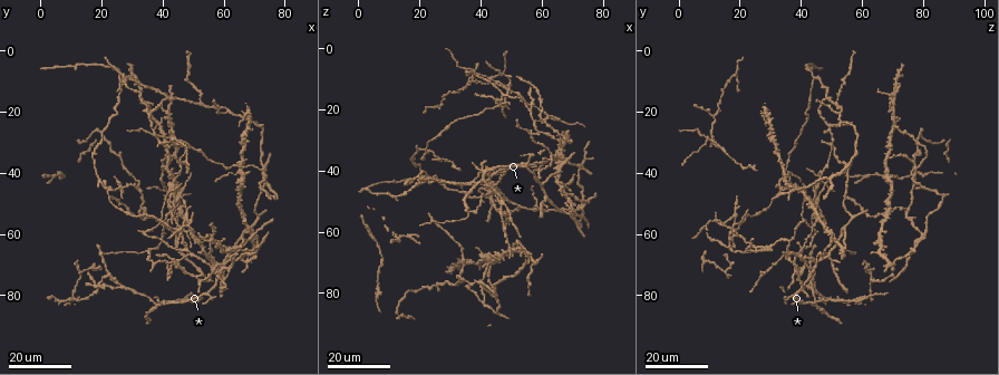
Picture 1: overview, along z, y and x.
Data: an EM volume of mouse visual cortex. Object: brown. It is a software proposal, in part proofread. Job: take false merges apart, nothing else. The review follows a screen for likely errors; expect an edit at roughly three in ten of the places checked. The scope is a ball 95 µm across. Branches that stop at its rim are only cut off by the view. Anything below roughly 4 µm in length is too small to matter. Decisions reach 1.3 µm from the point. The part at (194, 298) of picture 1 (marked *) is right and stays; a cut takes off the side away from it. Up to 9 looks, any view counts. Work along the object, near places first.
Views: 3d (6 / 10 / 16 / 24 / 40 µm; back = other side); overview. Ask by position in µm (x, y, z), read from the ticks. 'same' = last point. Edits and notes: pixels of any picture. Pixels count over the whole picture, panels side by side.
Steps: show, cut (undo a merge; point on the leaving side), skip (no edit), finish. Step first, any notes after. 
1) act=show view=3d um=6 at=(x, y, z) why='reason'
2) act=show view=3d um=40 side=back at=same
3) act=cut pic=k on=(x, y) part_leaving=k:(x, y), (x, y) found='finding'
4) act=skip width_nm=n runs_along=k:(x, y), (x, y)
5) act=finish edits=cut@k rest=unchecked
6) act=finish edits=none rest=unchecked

act=show view=3d um=24 at=(35, 22, 11)

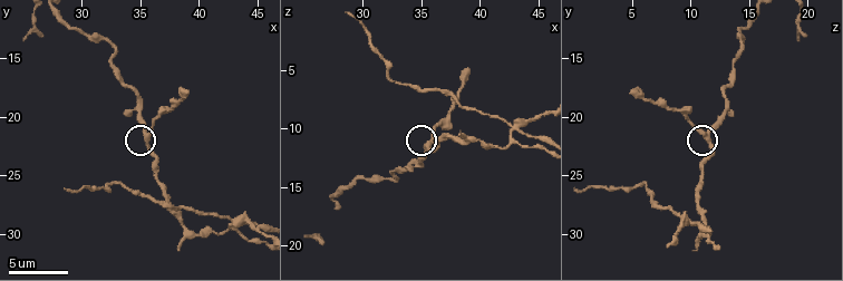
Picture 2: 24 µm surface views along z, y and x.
act=show view=3d um=10 at=(35.6, 21.4, 11.0)

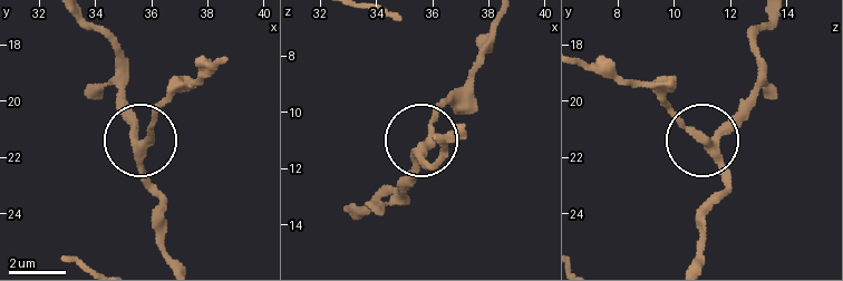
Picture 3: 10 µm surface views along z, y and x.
act=skip arms=3 found='one neuron here'

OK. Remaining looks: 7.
act=show view=3d um=24 at=(56, 60, 19) why='branch point'

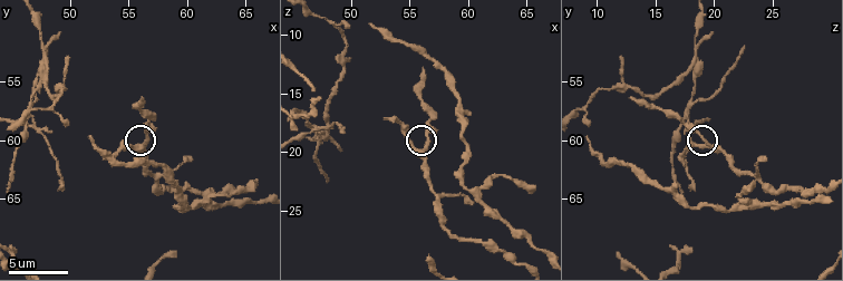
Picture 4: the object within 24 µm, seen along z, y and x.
act=show view=3d um=6 at=(56.2, 60.6, 19.8)

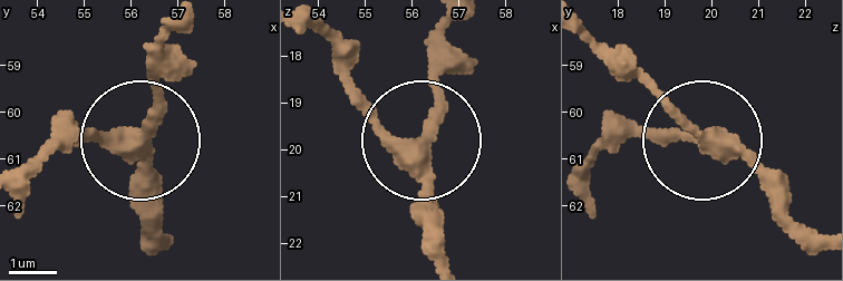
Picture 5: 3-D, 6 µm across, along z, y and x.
act=skip side_arm_um=5 runs_along=5:(165, 241), (142, 142), (54, 137) found='all the same neuron'

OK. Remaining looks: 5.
act=show view=3d um=10 at=(43.6, 28.8, 9.6) why='four or more arms meet'

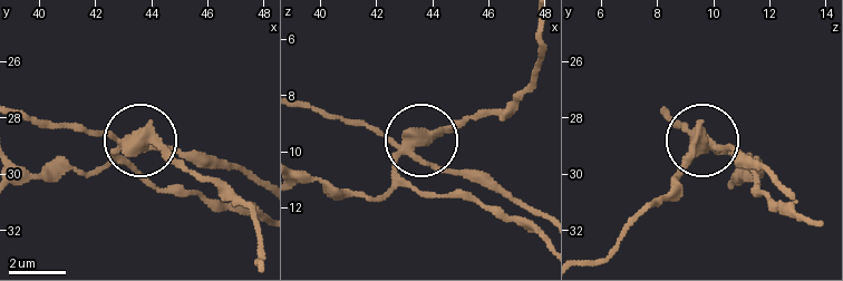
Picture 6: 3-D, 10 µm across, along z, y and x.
act=skip runs_along=6:(541, 216), (422, 154), (422, 143), (481, 114) found='continuous, no second neuron'

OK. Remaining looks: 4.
act=show view=3d um=16 at=(23, 45, 34)

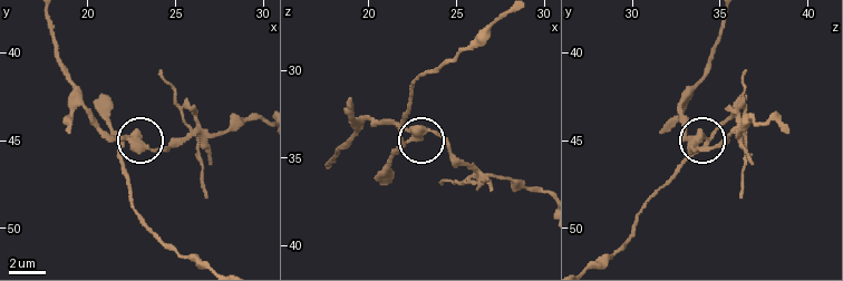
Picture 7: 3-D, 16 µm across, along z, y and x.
act=show view=3d um=10 at=(22.8, 45.1, 33.8)

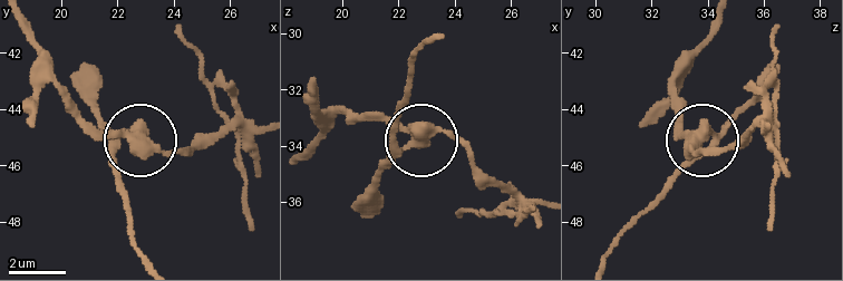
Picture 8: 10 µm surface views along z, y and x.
act=cut pic=8 on=(113, 166) side_arm_um=15 part_leaving=8:(137, 135), (120, 143), (110, 164), (129, 235), (144, 258) found='a second neuron is stuck on'

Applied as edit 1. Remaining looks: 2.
act=finish edits=cut@8 rest=unchecked

